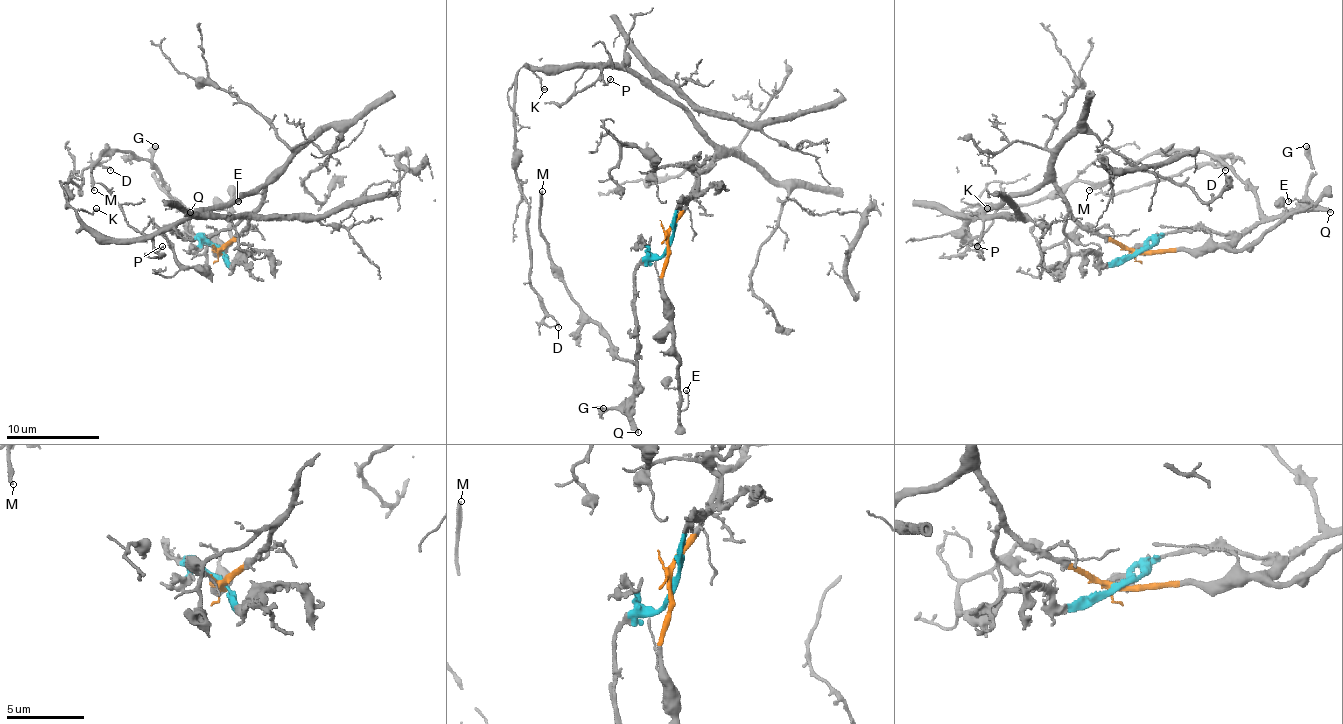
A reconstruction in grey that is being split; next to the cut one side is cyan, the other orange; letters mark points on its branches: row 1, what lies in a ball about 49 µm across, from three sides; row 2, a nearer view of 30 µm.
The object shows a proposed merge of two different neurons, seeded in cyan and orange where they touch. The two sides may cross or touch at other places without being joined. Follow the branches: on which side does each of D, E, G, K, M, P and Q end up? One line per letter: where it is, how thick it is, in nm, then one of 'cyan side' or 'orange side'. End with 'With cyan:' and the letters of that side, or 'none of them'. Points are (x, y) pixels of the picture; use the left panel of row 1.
D: place (110, 170); calibre 100 nm; orange side
E: place (238, 201); calibre 130 nm; orange side
G: place (155, 146); calibre 420 nm; cyan side
K: place (96, 208); calibre 140 nm; orange side
M: place (94, 190); calibre 200 nm; cyan side
P: place (162, 246); calibre 110 nm; orange side
Q: place (190, 212); calibre 360 nm; cyan side
With cyan: G, M, Q

